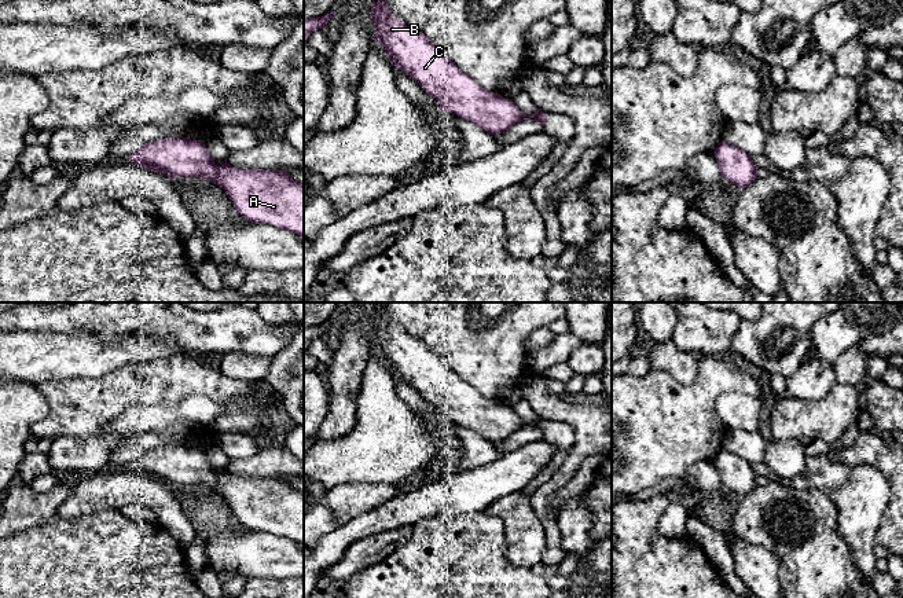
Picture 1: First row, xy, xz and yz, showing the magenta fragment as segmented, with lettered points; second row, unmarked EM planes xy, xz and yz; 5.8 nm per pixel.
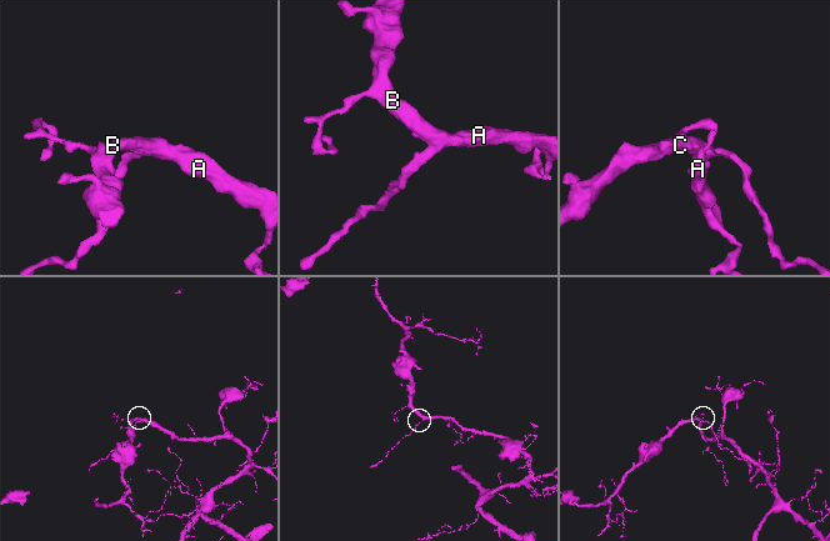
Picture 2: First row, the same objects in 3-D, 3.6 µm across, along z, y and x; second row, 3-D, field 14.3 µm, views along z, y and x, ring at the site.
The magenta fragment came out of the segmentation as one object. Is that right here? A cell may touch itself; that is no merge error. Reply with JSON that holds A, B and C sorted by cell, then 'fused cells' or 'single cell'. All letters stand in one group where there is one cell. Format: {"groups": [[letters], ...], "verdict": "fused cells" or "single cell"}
{"groups": [["A", "B", "C"]], "verdict": "single cell"}

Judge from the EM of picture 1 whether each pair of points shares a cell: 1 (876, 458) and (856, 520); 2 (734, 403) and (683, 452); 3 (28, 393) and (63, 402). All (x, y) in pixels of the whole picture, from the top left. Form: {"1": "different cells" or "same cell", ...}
{"1": "different cells", "2": "different cells", "3": "different cells"}

